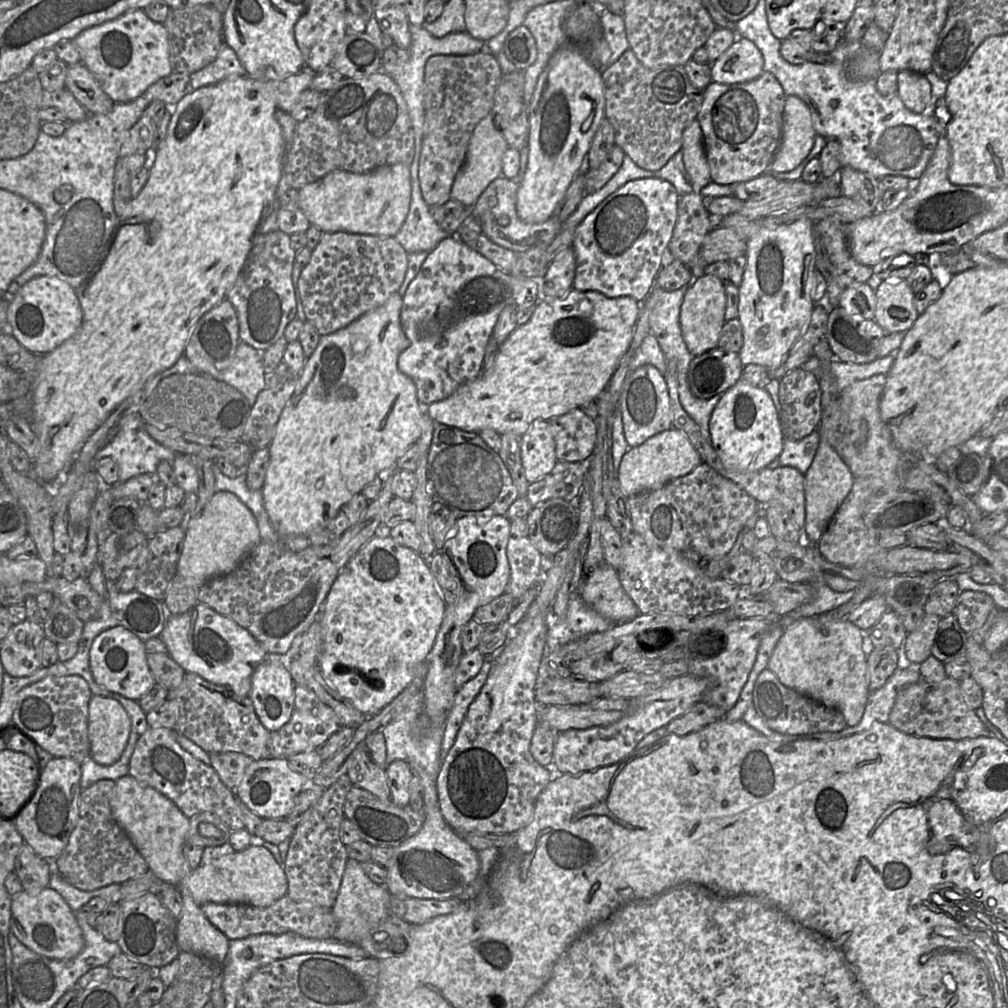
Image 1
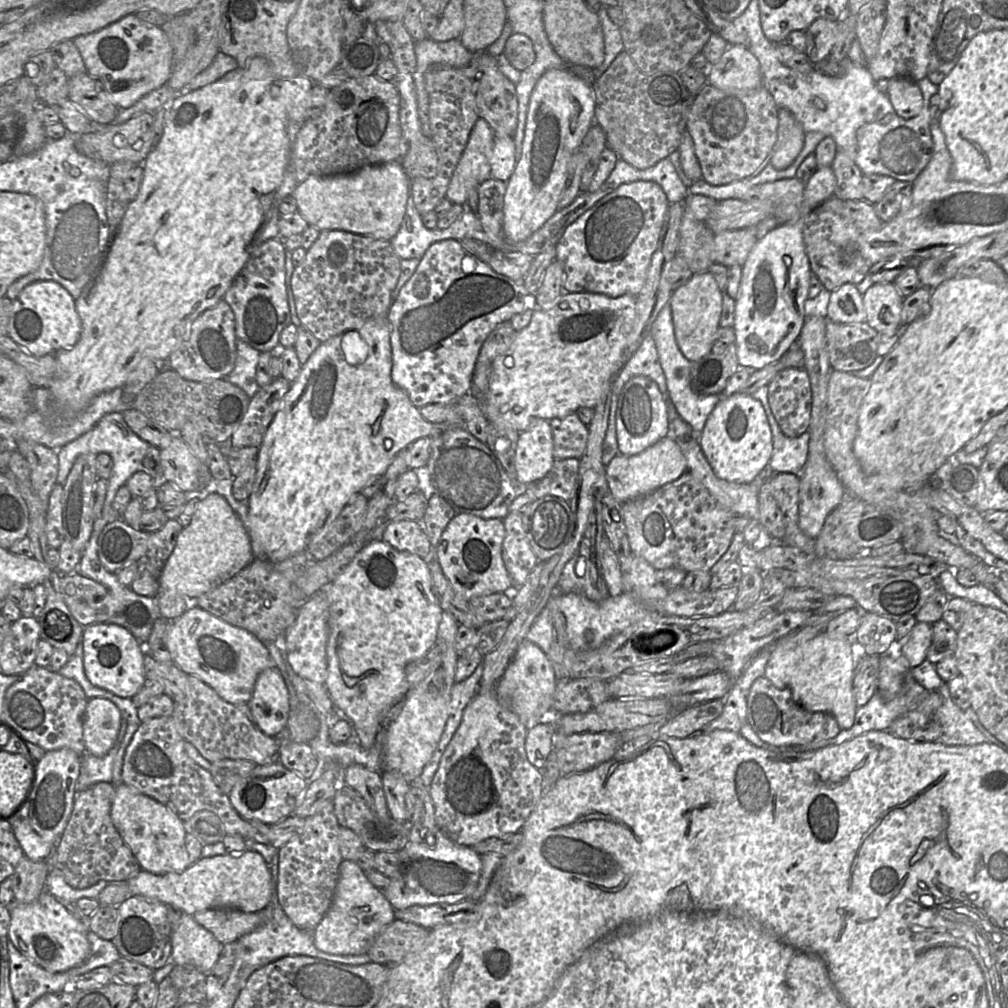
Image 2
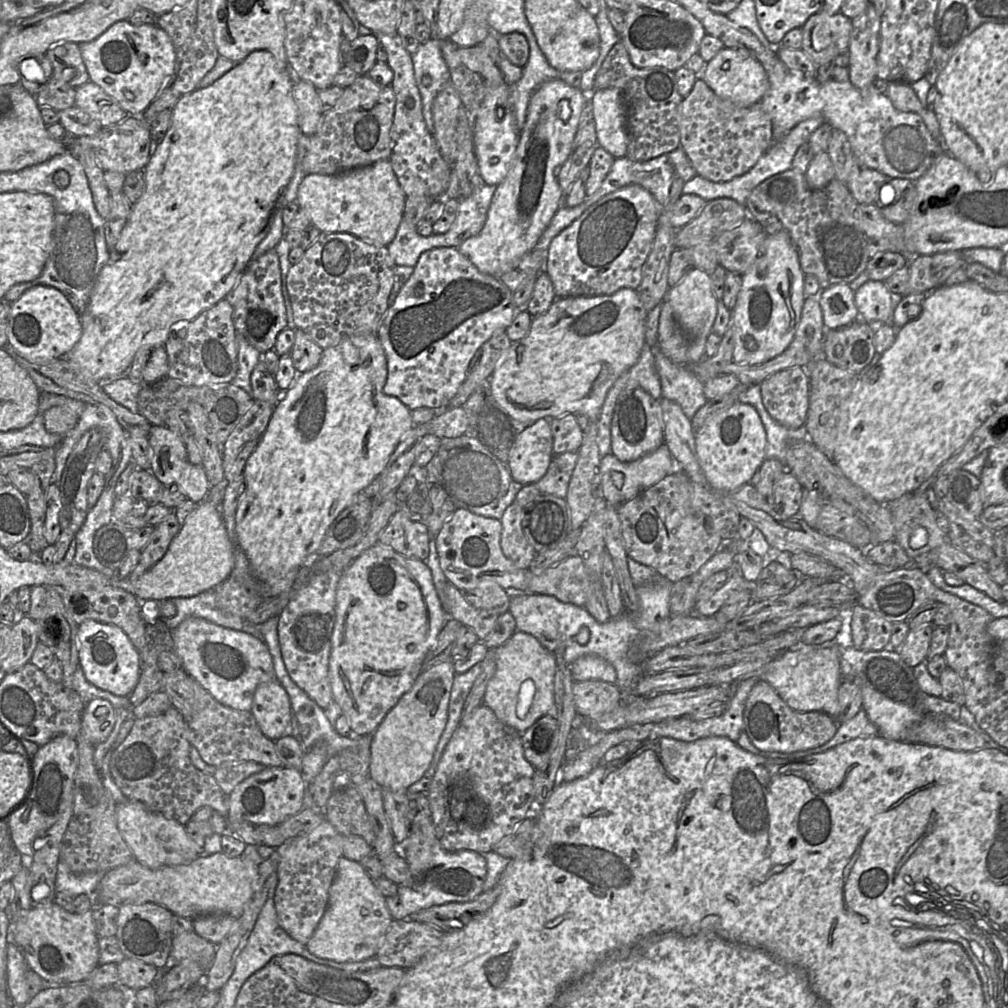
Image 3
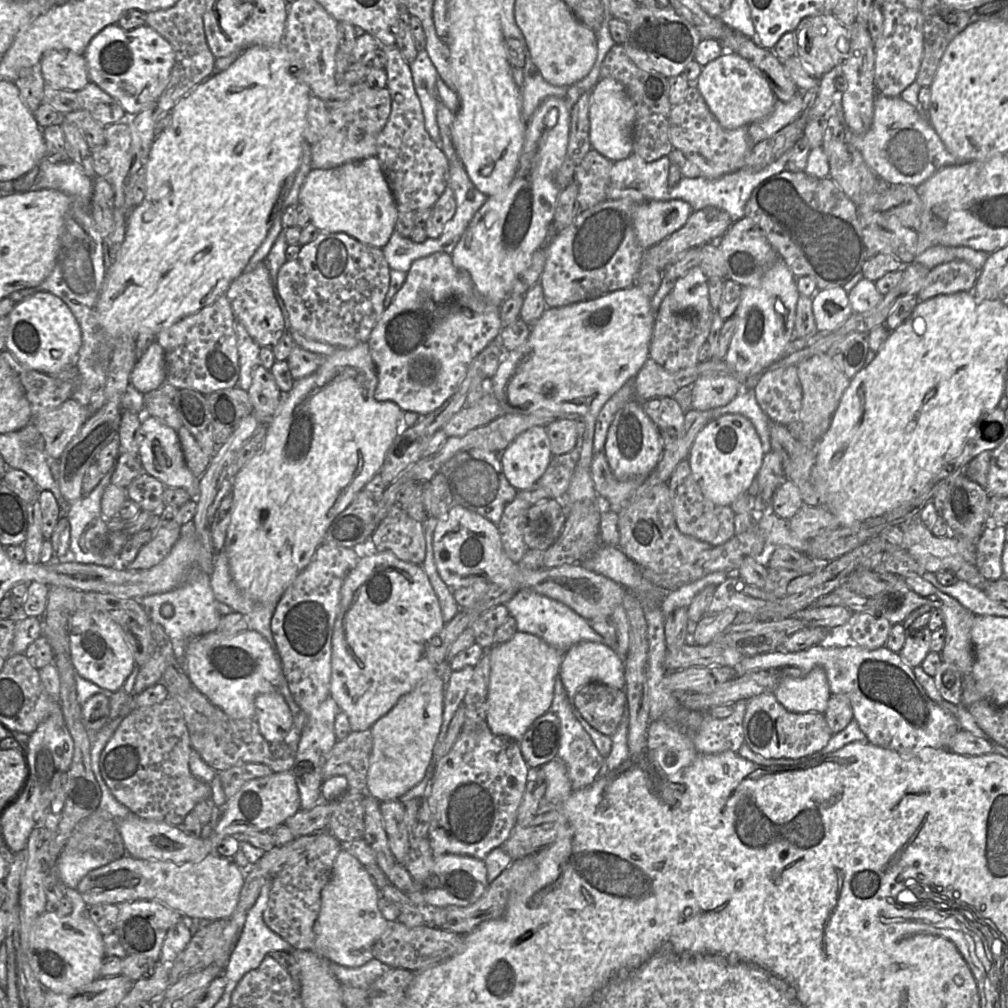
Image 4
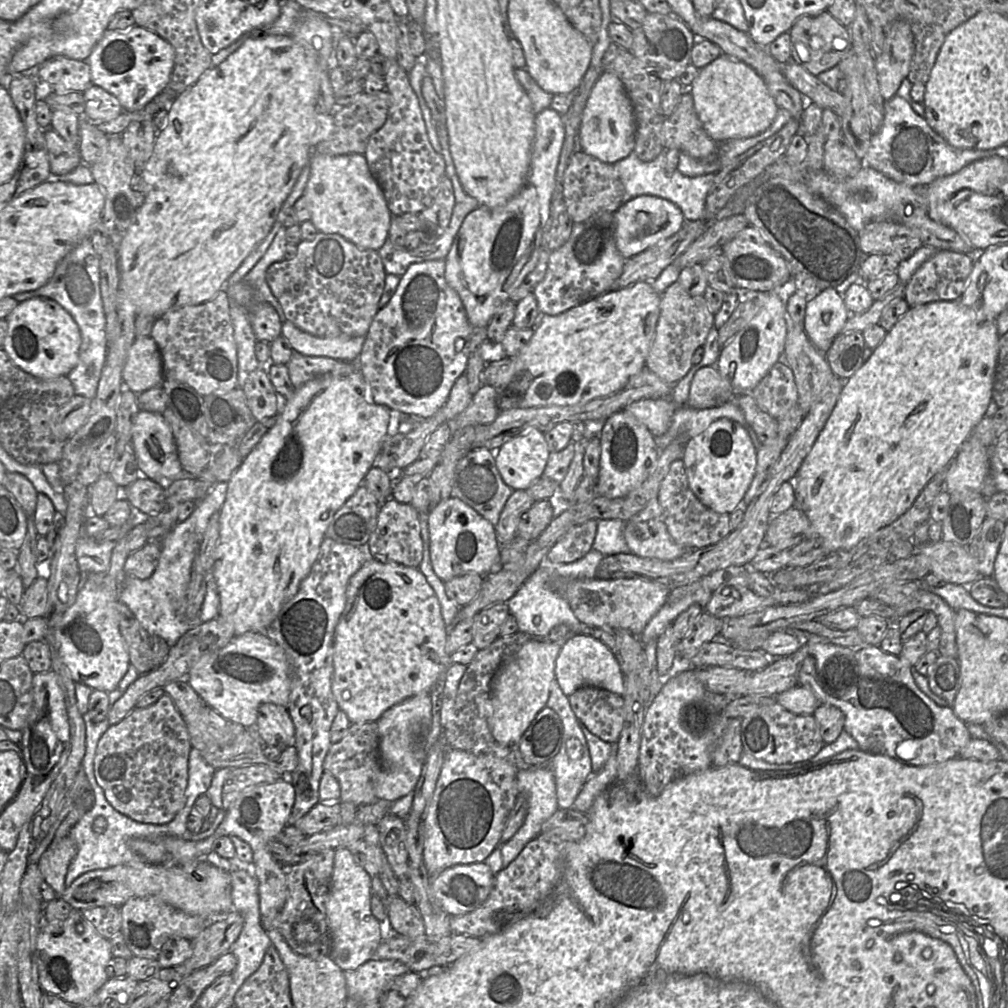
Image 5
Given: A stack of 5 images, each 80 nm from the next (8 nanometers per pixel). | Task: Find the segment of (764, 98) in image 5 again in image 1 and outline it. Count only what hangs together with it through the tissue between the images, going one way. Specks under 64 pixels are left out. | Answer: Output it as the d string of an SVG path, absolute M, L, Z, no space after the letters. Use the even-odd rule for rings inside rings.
M736 38L732 45L714 62L710 63L711 78L720 84L745 83L763 72L763 56L748 39Z

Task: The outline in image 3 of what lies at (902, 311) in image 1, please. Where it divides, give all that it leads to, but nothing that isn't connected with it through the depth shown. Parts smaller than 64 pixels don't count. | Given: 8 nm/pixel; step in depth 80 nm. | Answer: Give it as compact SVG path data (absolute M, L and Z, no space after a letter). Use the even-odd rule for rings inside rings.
M868 280L855 292L859 319L871 326L890 324L897 298L881 281Z

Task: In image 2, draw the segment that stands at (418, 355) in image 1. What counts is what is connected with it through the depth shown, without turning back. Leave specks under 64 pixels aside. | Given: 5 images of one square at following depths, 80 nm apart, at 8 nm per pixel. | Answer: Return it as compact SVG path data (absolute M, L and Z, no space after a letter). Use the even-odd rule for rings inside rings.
M444 239L433 243L387 313L393 383L408 394L417 408L458 402L470 391L484 341L497 325L511 321L514 315L525 310L528 295L530 293L522 281L514 281L495 272L487 263L467 252L460 241Z

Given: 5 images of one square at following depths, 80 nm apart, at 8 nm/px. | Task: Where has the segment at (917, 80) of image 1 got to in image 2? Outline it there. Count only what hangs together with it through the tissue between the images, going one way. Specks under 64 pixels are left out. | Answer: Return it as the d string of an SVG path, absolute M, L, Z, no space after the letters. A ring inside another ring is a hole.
M901 77L888 80L887 95L895 112L905 119L917 116L923 107L923 95L918 84Z

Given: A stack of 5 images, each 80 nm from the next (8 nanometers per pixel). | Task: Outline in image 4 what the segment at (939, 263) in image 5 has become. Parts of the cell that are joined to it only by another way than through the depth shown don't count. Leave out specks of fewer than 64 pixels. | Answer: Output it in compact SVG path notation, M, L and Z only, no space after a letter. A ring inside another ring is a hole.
M965 261L939 264L930 270L917 298L924 301L938 295L972 291L978 273L978 270Z

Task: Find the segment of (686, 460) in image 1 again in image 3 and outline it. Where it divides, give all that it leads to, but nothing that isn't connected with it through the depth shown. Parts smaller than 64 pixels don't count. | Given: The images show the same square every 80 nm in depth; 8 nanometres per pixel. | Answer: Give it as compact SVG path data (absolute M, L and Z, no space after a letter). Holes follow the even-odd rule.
M664 443L656 451L633 462L621 462L612 454L605 455L601 458L599 467L603 498L618 507L676 471L679 471L679 467Z

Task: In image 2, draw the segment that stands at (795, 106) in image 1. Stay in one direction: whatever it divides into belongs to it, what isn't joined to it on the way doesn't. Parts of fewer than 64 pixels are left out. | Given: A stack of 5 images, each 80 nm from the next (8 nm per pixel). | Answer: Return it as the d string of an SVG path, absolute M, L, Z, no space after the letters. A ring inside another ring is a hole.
M787 109L779 110L778 137L770 163L778 170L789 167L804 146L806 132Z

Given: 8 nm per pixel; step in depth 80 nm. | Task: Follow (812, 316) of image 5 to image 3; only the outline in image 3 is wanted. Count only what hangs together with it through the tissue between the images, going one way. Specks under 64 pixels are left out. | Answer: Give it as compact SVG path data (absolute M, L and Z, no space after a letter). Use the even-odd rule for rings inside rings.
M836 284L823 290L819 305L827 330L841 329L860 320L855 292L849 284Z

